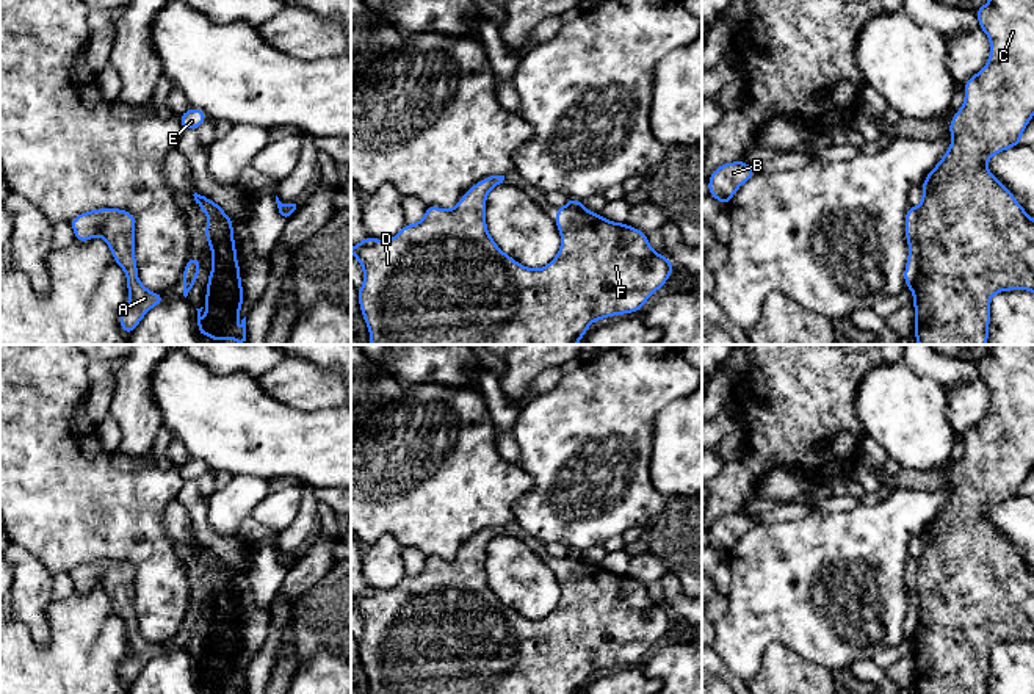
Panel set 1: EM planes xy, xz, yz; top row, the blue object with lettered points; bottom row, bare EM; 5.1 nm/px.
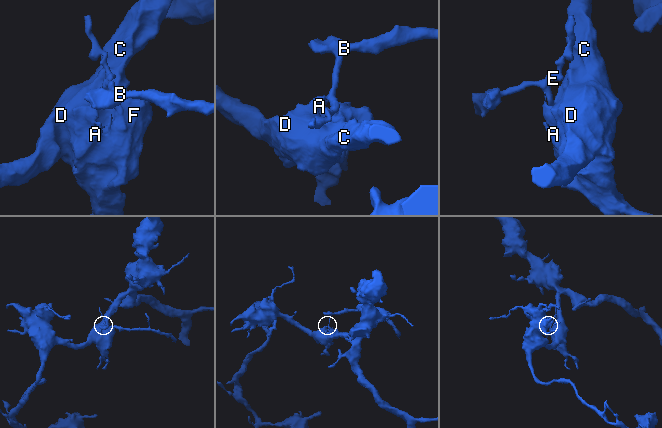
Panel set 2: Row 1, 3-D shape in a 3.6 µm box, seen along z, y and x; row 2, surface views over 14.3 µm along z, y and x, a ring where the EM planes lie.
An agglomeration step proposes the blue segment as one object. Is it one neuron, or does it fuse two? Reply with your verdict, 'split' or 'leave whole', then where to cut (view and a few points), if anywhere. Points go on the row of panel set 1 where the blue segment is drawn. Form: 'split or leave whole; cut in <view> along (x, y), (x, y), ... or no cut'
split; cut in xy along (226, 232), (215, 251), (215, 278)

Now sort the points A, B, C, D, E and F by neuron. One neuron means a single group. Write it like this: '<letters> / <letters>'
A C D F / B E

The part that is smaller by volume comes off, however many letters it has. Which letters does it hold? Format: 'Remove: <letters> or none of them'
Remove: B, E

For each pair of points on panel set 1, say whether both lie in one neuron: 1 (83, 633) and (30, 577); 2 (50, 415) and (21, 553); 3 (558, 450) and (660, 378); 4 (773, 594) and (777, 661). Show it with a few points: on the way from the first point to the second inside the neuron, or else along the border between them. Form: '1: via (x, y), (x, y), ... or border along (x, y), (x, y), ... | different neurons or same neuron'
1: border along (54, 599), (46, 608), (49, 636) | different neurons
2: border along (16, 542), (30, 552), (49, 572) | different neurons
3: via (577, 431), (583, 431), (633, 381) | same neuron
4: border along (809, 660), (779, 643), (771, 643), (755, 674) | different neurons

